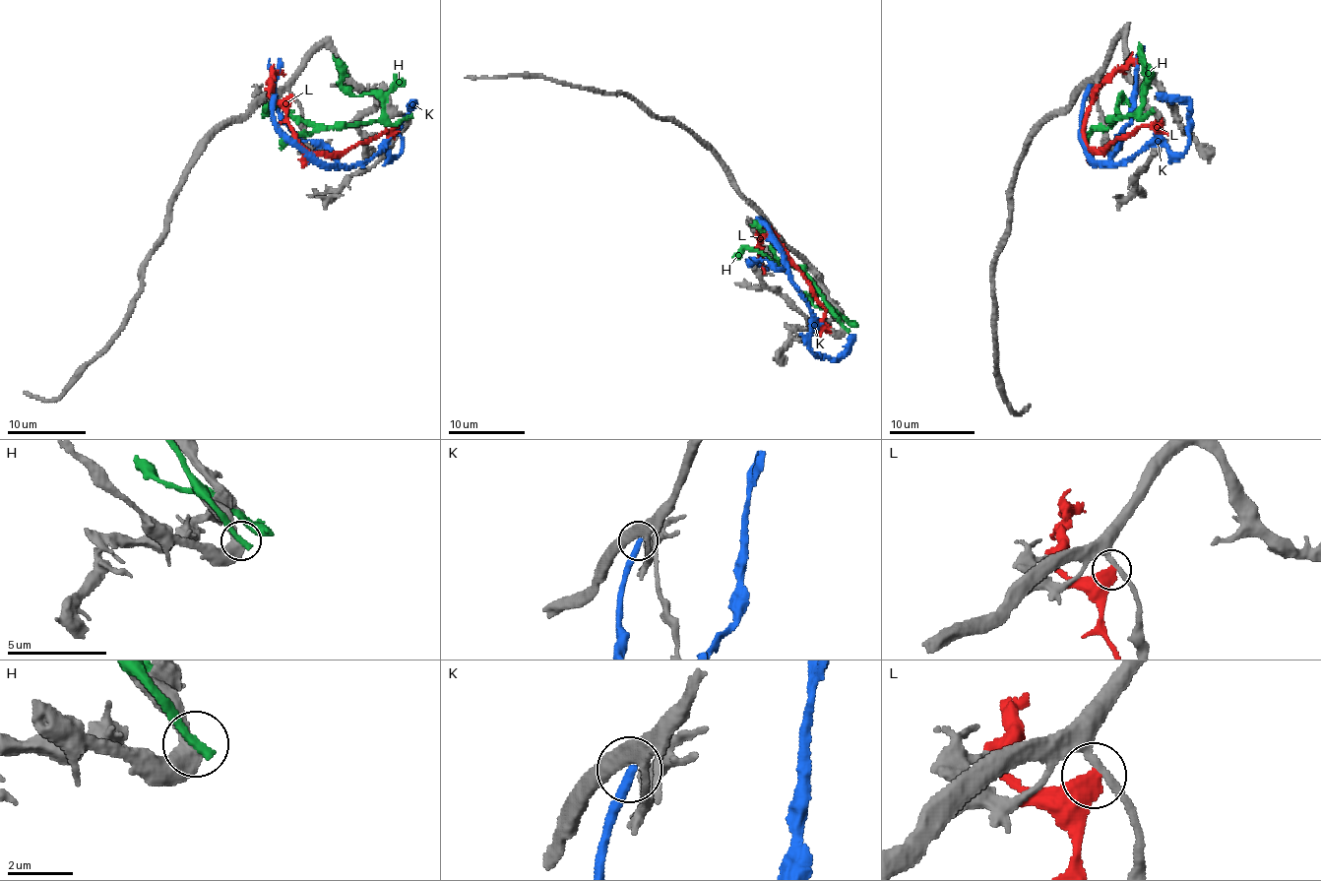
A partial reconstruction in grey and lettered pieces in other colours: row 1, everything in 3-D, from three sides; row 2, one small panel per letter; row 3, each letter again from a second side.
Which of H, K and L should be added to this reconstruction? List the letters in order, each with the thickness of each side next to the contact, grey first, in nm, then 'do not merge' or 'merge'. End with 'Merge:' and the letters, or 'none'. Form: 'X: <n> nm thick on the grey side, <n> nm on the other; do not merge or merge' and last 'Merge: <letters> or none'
H: 480 nm thick on the grey side, 300 nm on the other; do not merge
K: 340 nm thick on the grey side, 360 nm on the other; do not merge
L: 220 nm thick on the grey side, 500 nm on the other; do not merge
Merge: none

